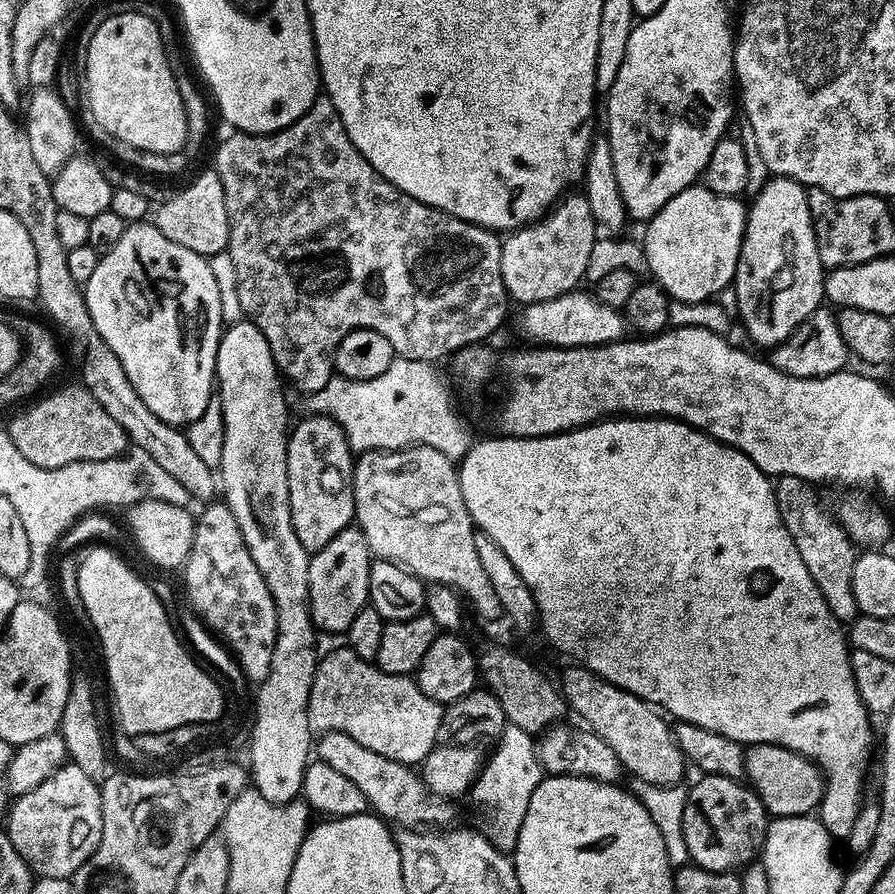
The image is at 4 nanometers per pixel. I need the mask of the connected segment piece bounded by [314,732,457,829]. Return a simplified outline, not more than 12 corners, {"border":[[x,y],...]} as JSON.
{"border":[[323,733],[314,752],[362,790],[381,821],[448,826],[455,803],[409,765],[350,734]]}

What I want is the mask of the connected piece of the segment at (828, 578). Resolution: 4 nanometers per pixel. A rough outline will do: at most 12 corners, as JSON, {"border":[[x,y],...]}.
{"border":[[793,476],[775,481],[794,546],[830,614],[851,622],[858,552]]}

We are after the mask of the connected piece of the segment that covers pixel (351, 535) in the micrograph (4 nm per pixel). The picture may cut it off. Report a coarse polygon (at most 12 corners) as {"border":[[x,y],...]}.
{"border":[[359,527],[308,561],[321,633],[347,633],[369,603],[374,557]]}

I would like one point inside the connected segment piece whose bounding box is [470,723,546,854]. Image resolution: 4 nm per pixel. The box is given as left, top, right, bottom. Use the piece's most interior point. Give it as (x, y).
(507, 781)

